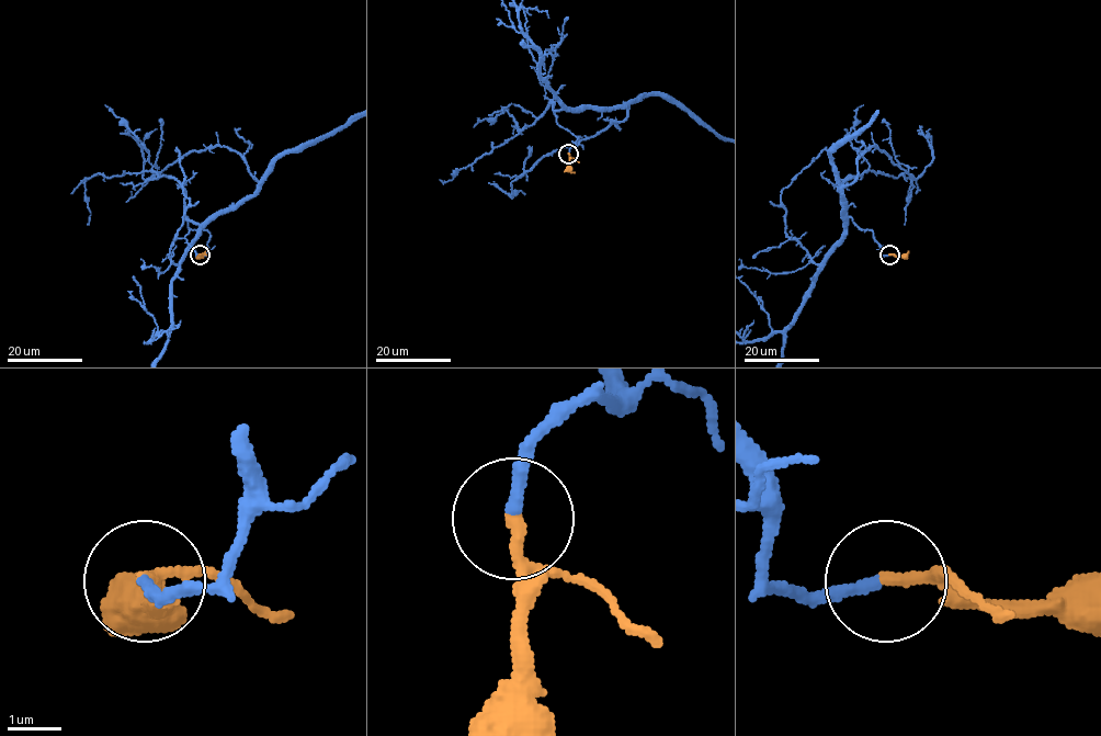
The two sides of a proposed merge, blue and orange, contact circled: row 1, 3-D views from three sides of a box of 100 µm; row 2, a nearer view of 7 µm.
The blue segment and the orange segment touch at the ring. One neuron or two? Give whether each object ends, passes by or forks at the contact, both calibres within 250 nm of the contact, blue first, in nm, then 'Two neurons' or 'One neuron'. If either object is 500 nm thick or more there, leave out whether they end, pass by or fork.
At the ring blue ends. At the ring orange passes by. Thickness 240 nm (blue) against 170 nm. One neuron

